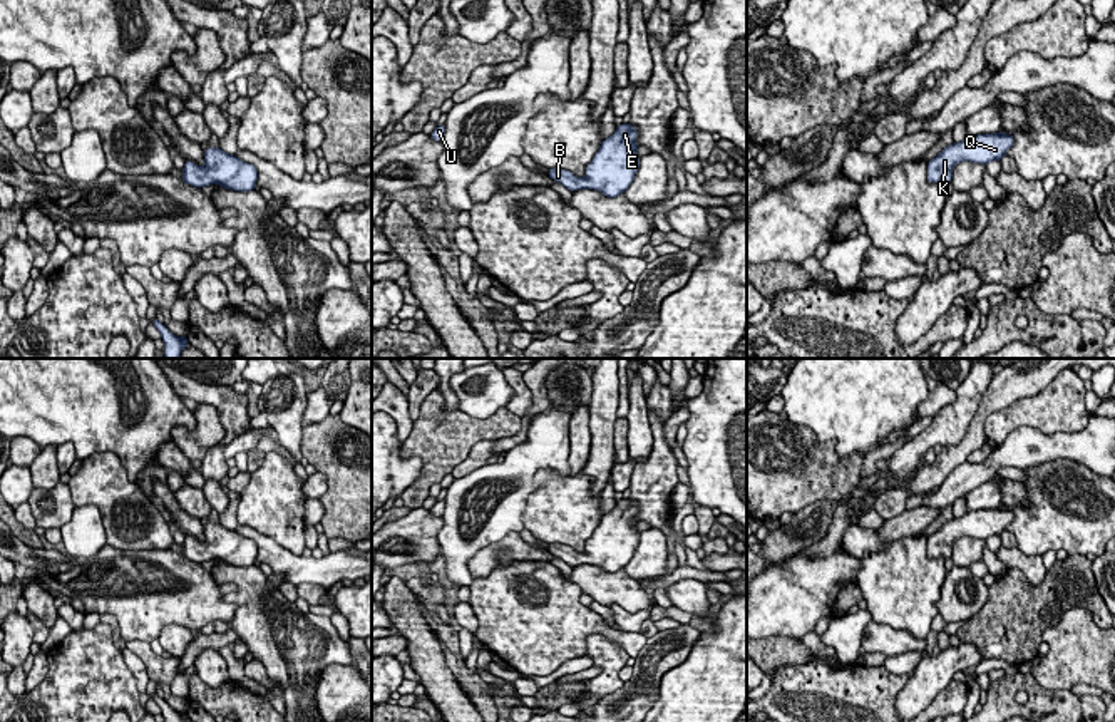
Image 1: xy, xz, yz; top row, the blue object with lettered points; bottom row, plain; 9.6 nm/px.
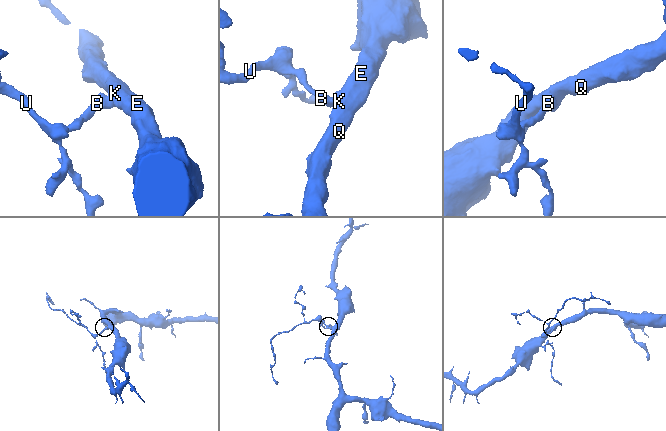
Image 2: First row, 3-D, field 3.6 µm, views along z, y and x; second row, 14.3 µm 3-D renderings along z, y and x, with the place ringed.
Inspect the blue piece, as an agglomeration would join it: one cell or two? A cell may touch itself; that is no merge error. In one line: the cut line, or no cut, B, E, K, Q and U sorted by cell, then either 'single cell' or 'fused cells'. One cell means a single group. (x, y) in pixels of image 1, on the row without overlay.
no cut | B E K Q U | single cell

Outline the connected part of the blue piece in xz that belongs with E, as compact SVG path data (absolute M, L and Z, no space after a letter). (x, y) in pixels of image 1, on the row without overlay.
M629 498L616 501L613 511L601 516L593 536L586 541L586 551L578 553L571 546L552 543L547 549L569 566L594 565L608 573L624 568L640 543L636 524L636 503Z

